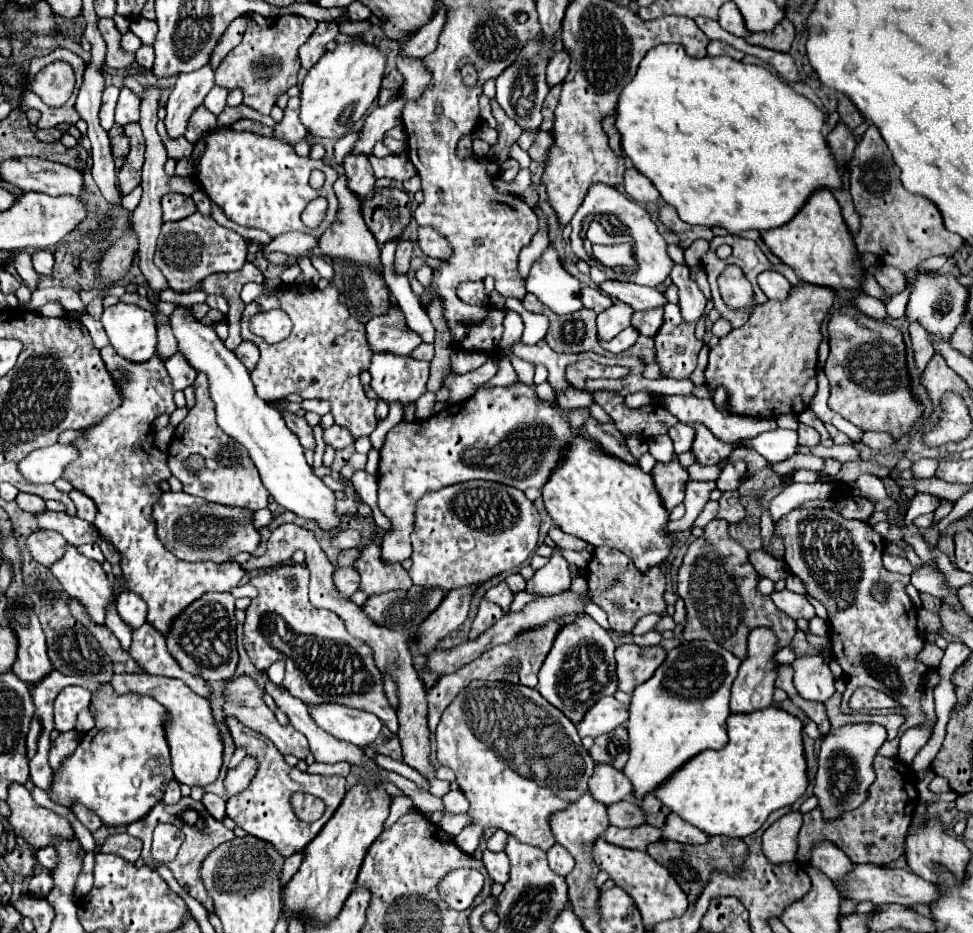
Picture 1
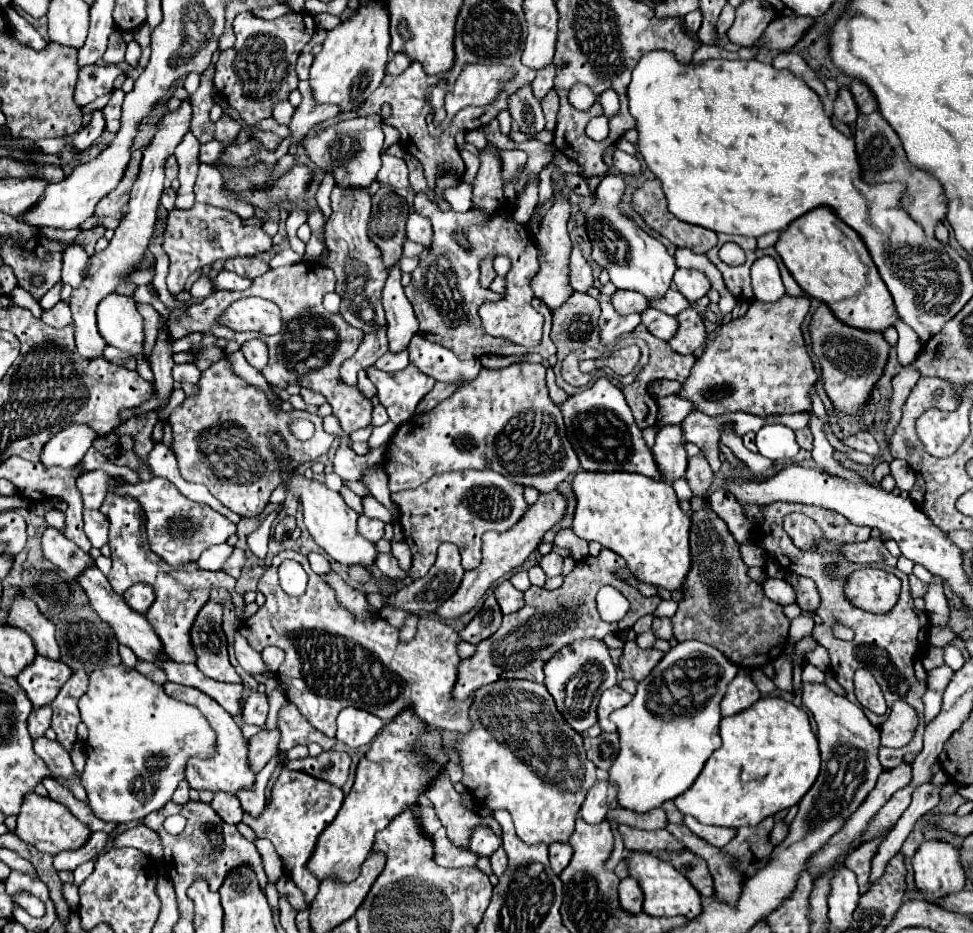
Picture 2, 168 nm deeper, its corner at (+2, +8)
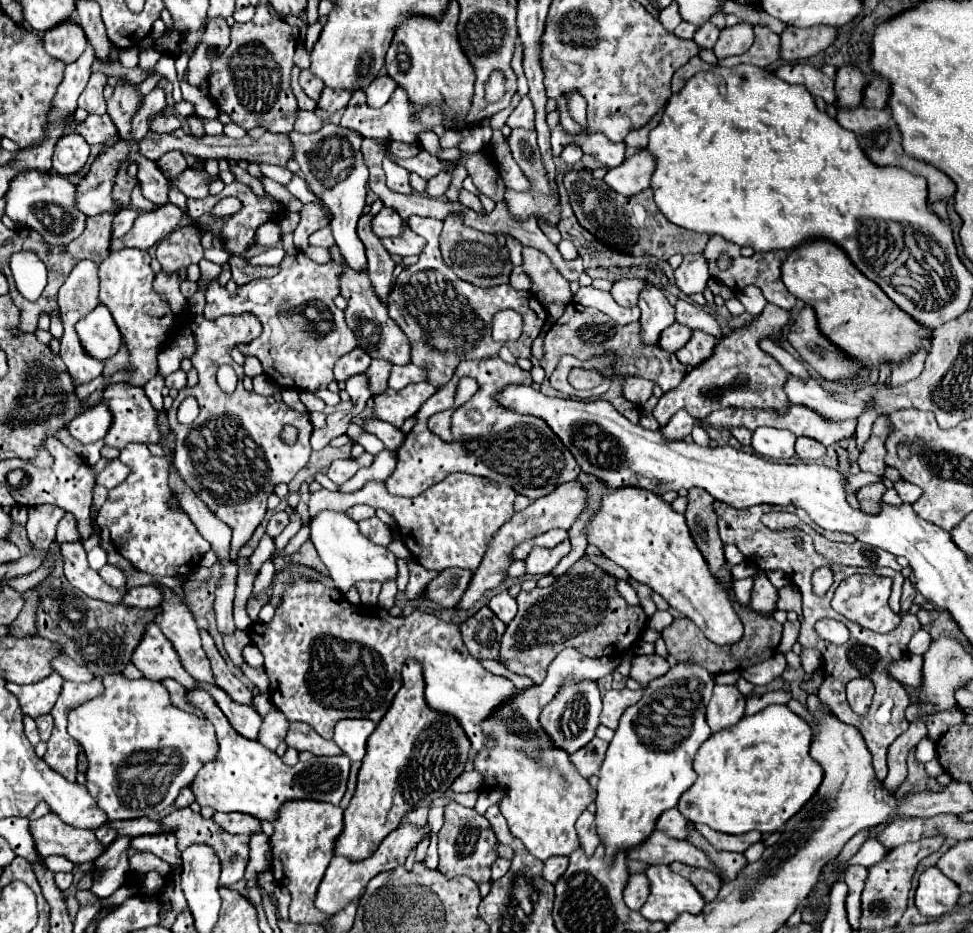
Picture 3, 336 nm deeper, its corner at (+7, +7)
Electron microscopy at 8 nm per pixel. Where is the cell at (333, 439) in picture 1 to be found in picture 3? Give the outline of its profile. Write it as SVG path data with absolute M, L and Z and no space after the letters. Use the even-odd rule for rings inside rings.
M190 315L190 327L196 339L196 351L190 361L198 369L200 381L192 389L182 389L176 395L174 405L168 409L170 429L176 435L174 465L186 485L232 529L230 557L236 559L238 549L252 537L254 529L264 519L266 499L274 493L274 487L278 483L290 483L294 475L306 467L312 453L312 425L308 413L298 413L284 403L278 403L274 397L262 397L256 391L244 389L244 371L228 353L234 345L262 335L262 323L256 315L222 315L218 319ZM224 363L232 365L238 375L238 387L234 393L224 393L216 383L216 371ZM188 395L198 399L200 415L192 425L182 425L176 419L176 411ZM286 423L300 431L294 445L286 445L280 439L280 431Z

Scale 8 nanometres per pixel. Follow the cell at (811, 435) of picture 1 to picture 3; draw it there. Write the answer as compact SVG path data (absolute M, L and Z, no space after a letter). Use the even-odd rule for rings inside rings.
M798 437L796 439L796 455L802 459L802 461L814 461L814 459L820 459L822 455L826 453L826 447L814 439L808 439L808 437Z

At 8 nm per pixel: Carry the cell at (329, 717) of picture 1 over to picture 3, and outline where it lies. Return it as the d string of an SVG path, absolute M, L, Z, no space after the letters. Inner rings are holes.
M340 719L334 729L334 743L350 761L362 761L366 753L366 739L376 729L370 719Z

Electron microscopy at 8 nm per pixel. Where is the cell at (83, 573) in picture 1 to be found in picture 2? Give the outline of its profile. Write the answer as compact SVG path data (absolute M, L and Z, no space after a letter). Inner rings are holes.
M97 566L85 570L85 572L77 578L77 582L83 586L85 594L89 596L91 608L99 614L99 618L101 618L103 622L107 622L107 624L113 628L117 640L119 640L123 646L129 646L129 648L135 652L135 656L137 656L139 660L145 660L145 662L171 660L171 658L165 654L165 648L161 646L161 640L157 638L153 626L147 622L145 614L135 612L135 610L133 610L133 608L131 608L131 606L129 606L119 594L115 594L113 588L109 586L109 580L99 572Z

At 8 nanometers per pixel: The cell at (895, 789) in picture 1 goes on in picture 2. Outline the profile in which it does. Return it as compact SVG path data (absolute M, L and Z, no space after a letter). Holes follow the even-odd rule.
M877 838L877 840L871 840L871 842L865 842L863 846L859 846L857 850L853 850L847 858L847 866L849 870L855 872L857 876L857 882L859 882L859 888L861 888L861 894L865 894L869 890L869 874L871 874L871 858L879 846L879 842L883 840Z

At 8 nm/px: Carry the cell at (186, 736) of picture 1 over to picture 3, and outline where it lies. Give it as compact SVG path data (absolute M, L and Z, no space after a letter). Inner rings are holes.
M188 691L186 699L190 705L200 709L206 715L206 719L216 727L216 737L220 745L218 759L214 763L206 763L190 785L200 807L208 805L216 811L238 811L248 813L256 819L272 821L280 805L288 799L316 799L334 805L340 803L346 791L350 771L350 759L346 755L312 757L310 761L298 761L294 767L288 767L276 753L268 751L258 741L244 739L240 733L236 733L228 719L222 715L216 701L206 691Z

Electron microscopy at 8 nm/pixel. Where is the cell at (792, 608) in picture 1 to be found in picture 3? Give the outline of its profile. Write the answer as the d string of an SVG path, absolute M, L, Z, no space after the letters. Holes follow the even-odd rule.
M756 575L750 607L754 611L772 615L776 611L776 603L778 603L778 589L770 583L770 579L766 575Z

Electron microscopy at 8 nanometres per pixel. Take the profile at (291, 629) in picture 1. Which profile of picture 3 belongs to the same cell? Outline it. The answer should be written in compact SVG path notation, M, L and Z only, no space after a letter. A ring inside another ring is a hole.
M298 577L286 585L272 621L252 623L252 627L248 627L248 637L264 655L264 669L270 679L270 697L274 707L280 709L288 721L308 723L324 739L332 739L336 721L346 717L362 717L378 723L400 691L400 669L406 659L416 659L424 667L428 707L454 717L468 735L474 751L480 751L482 745L490 743L480 729L480 721L500 705L500 699L516 693L510 679L492 675L468 653L456 623L446 623L432 613L418 609L414 609L410 617L392 617L378 605L352 605L344 599L344 595L340 595L340 591L326 587L318 579Z

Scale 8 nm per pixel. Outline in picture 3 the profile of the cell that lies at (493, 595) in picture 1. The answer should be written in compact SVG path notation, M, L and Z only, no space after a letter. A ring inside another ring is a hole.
M502 591L502 593L494 595L494 597L490 599L488 607L490 607L490 609L498 615L498 619L504 621L504 623L512 621L514 615L516 615L516 599L514 599L508 591Z

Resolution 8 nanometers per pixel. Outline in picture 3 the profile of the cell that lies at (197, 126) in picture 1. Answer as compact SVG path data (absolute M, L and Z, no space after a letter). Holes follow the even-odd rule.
M172 203L160 205L154 213L140 213L134 221L134 227L120 239L112 239L112 249L122 247L136 247L136 249L150 249L160 239L168 237L184 217L184 211Z

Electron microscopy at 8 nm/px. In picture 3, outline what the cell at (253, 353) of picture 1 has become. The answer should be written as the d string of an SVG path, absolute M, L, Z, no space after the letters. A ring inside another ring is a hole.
M246 357L246 361L244 361L244 373L248 375L248 377L256 377L256 375L260 375L262 373L262 365L260 365L260 361L256 359L256 357Z

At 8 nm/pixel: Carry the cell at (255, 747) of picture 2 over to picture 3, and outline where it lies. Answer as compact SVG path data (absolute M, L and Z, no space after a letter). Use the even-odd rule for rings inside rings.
M270 711L264 721L262 721L262 727L260 727L260 733L258 733L258 741L270 749L270 751L276 751L276 747L282 743L284 735L288 731L288 719L284 715L280 715L280 711Z

